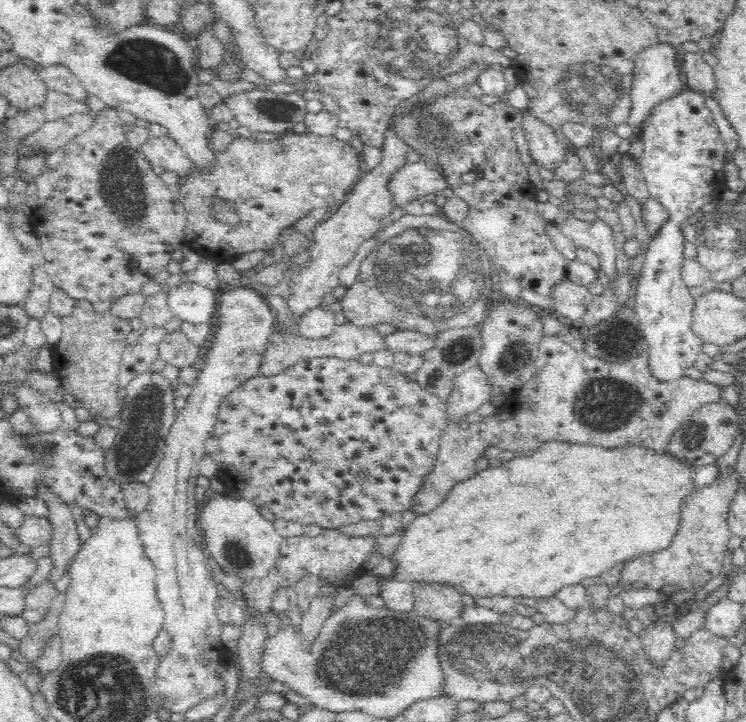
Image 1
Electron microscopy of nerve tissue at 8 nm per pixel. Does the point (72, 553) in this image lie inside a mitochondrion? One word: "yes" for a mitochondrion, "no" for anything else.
no

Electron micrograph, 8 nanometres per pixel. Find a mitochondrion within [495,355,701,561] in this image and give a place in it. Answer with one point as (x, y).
(606, 405)

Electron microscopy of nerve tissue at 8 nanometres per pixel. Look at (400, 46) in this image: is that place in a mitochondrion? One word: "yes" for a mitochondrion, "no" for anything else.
yes

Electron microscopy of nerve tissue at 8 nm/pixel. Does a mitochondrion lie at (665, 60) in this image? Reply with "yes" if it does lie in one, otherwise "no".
no

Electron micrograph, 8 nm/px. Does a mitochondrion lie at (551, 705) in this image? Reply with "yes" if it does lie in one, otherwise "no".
no

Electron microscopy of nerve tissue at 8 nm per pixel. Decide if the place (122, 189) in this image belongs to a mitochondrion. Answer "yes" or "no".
yes

